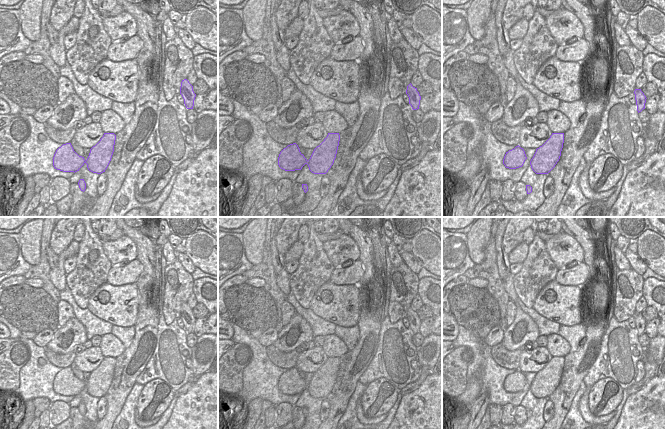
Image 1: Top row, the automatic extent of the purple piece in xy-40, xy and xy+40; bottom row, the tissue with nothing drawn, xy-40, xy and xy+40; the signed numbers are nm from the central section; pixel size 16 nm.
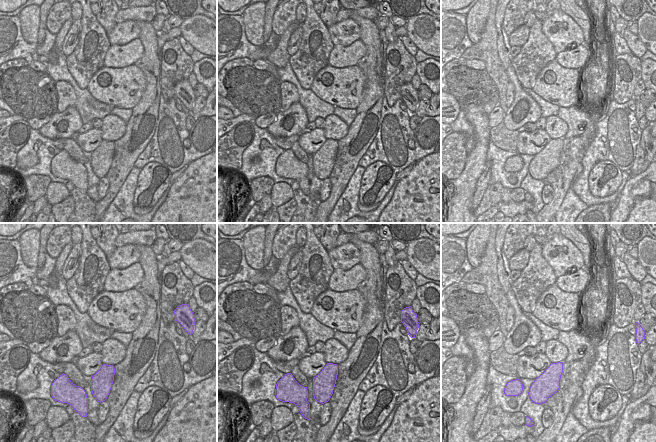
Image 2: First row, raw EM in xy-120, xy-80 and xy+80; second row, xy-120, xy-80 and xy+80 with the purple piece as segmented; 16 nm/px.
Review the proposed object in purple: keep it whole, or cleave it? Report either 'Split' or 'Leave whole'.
Leave whole.

